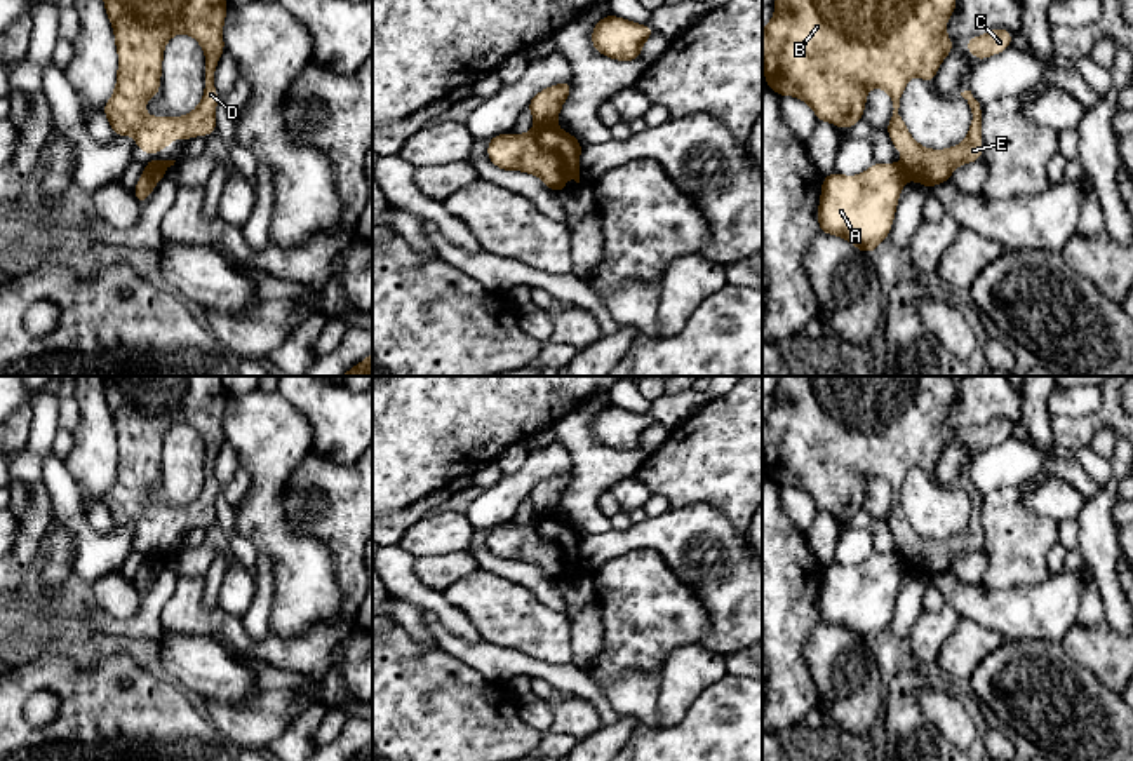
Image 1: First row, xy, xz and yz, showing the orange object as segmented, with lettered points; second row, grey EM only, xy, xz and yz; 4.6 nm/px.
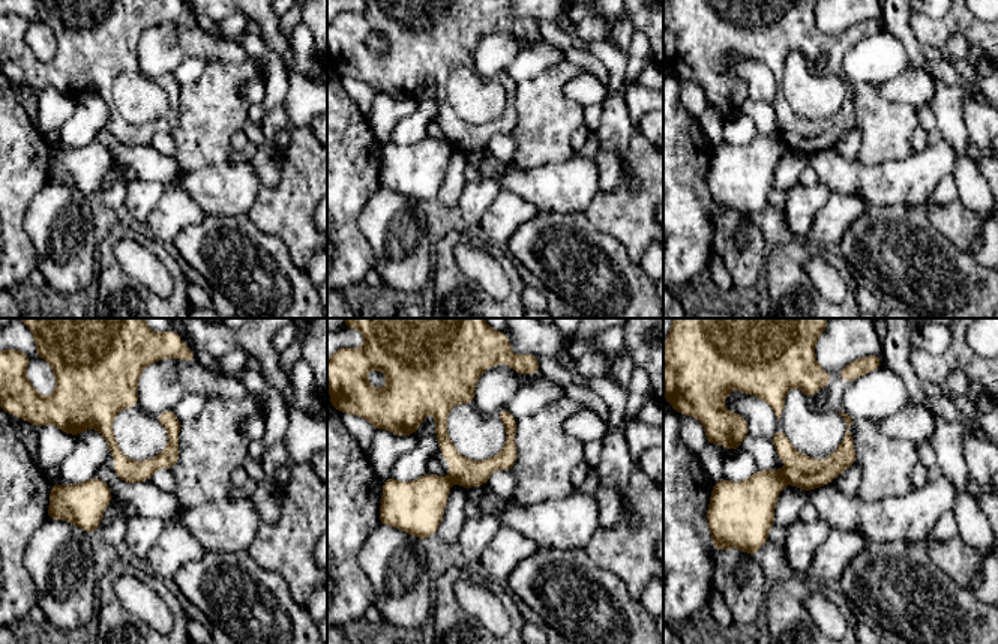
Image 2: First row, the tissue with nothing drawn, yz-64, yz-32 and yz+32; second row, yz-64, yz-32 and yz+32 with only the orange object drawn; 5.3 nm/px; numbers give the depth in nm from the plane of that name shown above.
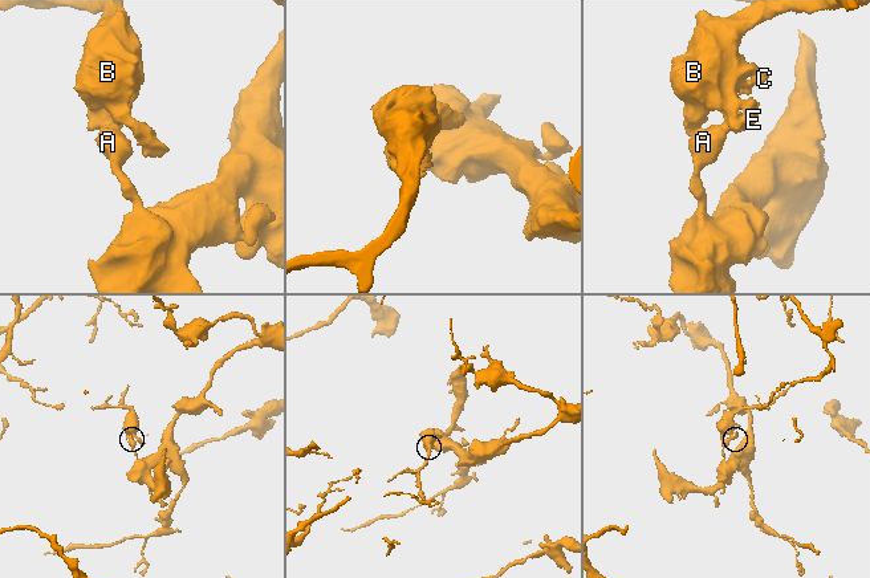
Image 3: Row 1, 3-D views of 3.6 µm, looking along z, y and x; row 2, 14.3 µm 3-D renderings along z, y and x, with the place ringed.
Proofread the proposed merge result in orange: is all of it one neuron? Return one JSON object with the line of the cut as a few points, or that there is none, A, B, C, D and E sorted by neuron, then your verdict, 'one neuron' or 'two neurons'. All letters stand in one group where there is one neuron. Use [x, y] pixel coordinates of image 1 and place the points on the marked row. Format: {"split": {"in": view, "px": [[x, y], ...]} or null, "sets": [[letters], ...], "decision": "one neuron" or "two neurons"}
{"split": {"in": "xy", "px": [[147, 168], [164, 171]]}, "sets": [["A"], ["B", "C", "D", "E"]], "decision": "two neurons"}

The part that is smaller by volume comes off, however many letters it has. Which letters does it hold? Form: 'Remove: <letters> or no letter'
Remove: B, C, D, E

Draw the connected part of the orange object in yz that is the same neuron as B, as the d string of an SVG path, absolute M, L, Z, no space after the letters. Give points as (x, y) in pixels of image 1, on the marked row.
M774 0L773 5L776 12L762 30L762 66L766 85L778 96L795 96L813 108L818 122L832 122L839 129L849 129L863 118L867 92L872 87L884 89L895 108L886 131L896 152L907 155L905 160L898 162L898 167L905 179L917 181L926 188L949 181L957 165L982 158L982 103L971 91L961 92L973 113L969 132L961 145L947 150L921 146L898 113L908 78L921 77L929 84L942 61L954 49L945 28L950 14L957 9L957 0Z

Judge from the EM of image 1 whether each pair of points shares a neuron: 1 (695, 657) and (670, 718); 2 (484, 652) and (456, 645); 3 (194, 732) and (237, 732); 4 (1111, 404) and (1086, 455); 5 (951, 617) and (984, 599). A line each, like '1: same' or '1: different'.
1: same
2: same
3: different
4: different
5: different

